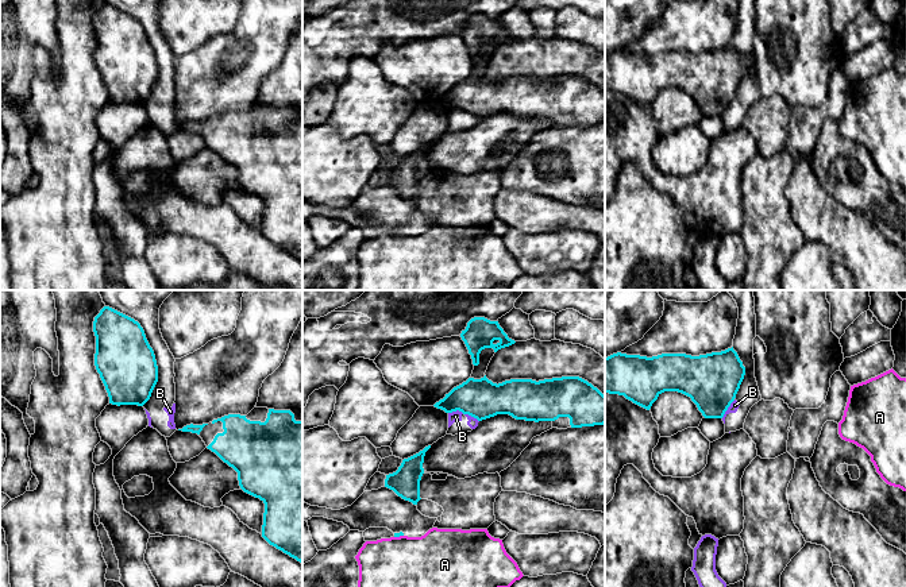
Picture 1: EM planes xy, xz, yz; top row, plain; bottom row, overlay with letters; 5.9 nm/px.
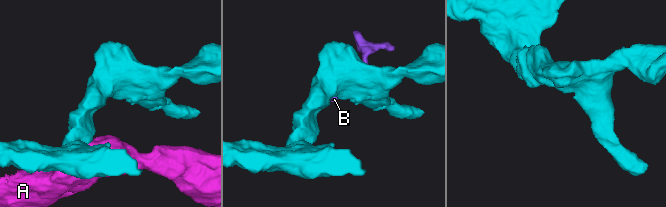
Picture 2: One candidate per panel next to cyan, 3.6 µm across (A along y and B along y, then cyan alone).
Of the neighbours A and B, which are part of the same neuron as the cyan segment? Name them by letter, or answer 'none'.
none

